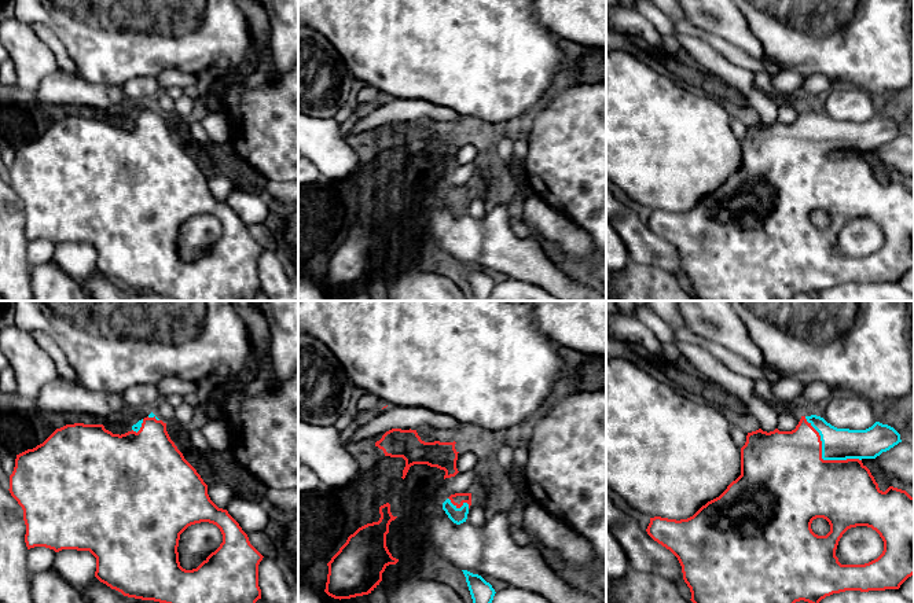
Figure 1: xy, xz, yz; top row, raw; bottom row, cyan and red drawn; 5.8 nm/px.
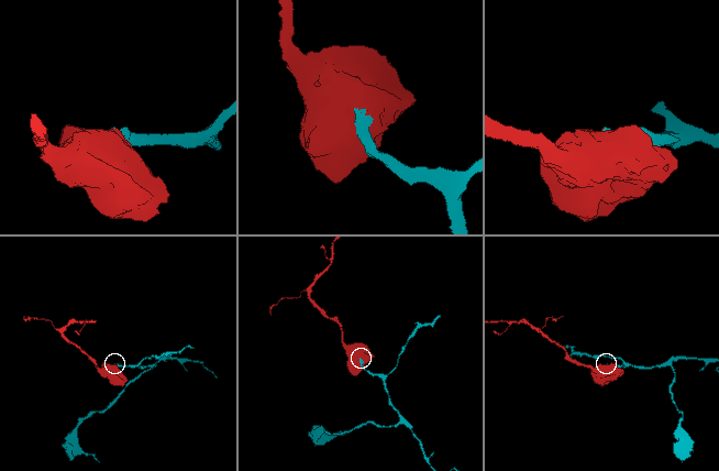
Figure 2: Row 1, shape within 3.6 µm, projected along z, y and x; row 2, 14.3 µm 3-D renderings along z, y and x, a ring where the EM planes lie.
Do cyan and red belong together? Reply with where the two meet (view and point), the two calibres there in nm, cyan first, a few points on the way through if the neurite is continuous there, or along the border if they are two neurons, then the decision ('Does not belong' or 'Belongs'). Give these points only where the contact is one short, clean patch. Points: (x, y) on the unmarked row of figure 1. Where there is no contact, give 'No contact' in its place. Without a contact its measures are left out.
Touches cyan at yz (822, 149). Thickness 190 nm (cyan) against 480 nm. Path across: yz (837, 136), (822, 149), (789, 176). Belongs

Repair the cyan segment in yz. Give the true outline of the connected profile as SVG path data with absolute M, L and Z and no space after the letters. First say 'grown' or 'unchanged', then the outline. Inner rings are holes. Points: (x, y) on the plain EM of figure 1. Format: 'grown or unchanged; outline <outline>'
grown; outline M816 107L801 109L799 117L792 124L779 124L775 121L767 125L759 121L748 125L746 135L741 140L741 168L719 190L708 194L687 212L650 210L646 224L654 234L669 242L678 250L682 258L683 272L691 284L690 293L698 301L790 301L800 293L818 298L826 288L845 283L899 282L914 266L914 190L906 183L893 179L882 184L870 162L862 155L863 151L876 151L899 135L902 135L900 126L888 117L876 114L866 122L837 121ZM816 210L823 210L829 214L830 224L826 228L818 228L812 224L811 216ZM856 218L867 218L876 223L884 234L884 243L877 251L865 257L841 257L836 249L838 234L848 221Z

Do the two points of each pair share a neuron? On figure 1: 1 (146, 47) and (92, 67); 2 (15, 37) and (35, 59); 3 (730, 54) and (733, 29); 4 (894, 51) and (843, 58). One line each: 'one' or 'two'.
1: one
2: one
3: two
4: one

